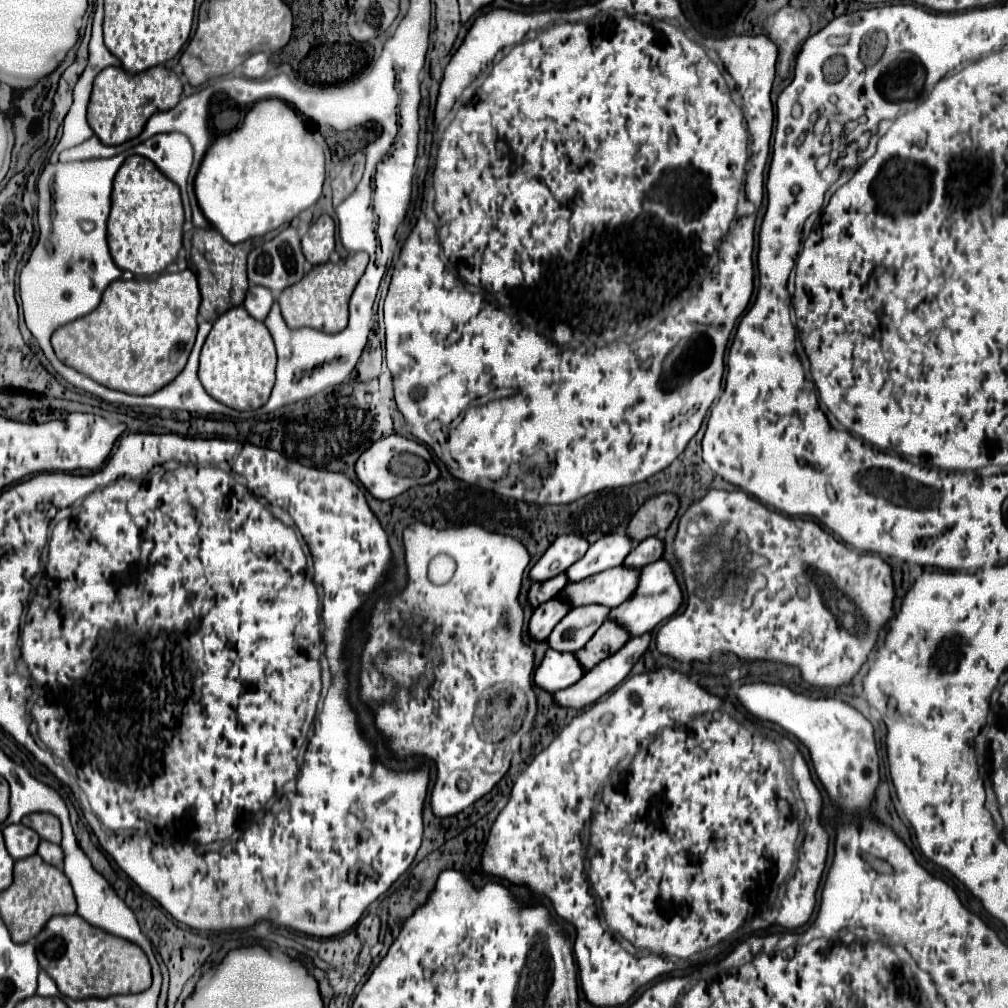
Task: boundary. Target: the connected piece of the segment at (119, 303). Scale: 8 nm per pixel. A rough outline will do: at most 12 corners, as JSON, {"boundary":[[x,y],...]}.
{"boundary":[[192,270],[114,280],[52,336],[66,366],[148,396],[186,366]]}

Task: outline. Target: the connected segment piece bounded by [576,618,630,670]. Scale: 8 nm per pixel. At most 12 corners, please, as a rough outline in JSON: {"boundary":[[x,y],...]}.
{"boundary":[[606,620],[590,642],[576,652],[590,670],[616,654],[630,634]]}

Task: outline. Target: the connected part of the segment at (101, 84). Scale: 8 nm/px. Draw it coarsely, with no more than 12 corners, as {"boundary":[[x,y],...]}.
{"boundary":[[166,66],[104,68],[88,124],[102,144],[136,138],[174,108],[180,78]]}

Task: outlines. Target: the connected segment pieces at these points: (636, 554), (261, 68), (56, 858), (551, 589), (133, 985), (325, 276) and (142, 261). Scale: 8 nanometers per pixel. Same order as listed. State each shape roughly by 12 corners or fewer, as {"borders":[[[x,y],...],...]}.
{"borders":[[[656,536],[638,542],[624,560],[630,568],[644,568],[660,560],[664,542]],[[266,54],[250,56],[242,74],[262,78],[268,70]],[[40,842],[38,854],[60,868],[64,852],[58,844]],[[558,574],[546,582],[536,582],[528,600],[536,606],[558,596],[568,576]],[[78,914],[36,936],[40,968],[68,998],[152,984],[138,944]],[[368,254],[314,266],[280,294],[288,328],[328,334],[348,324],[348,300]],[[144,156],[114,178],[116,266],[160,274],[182,248],[180,188]]]}

